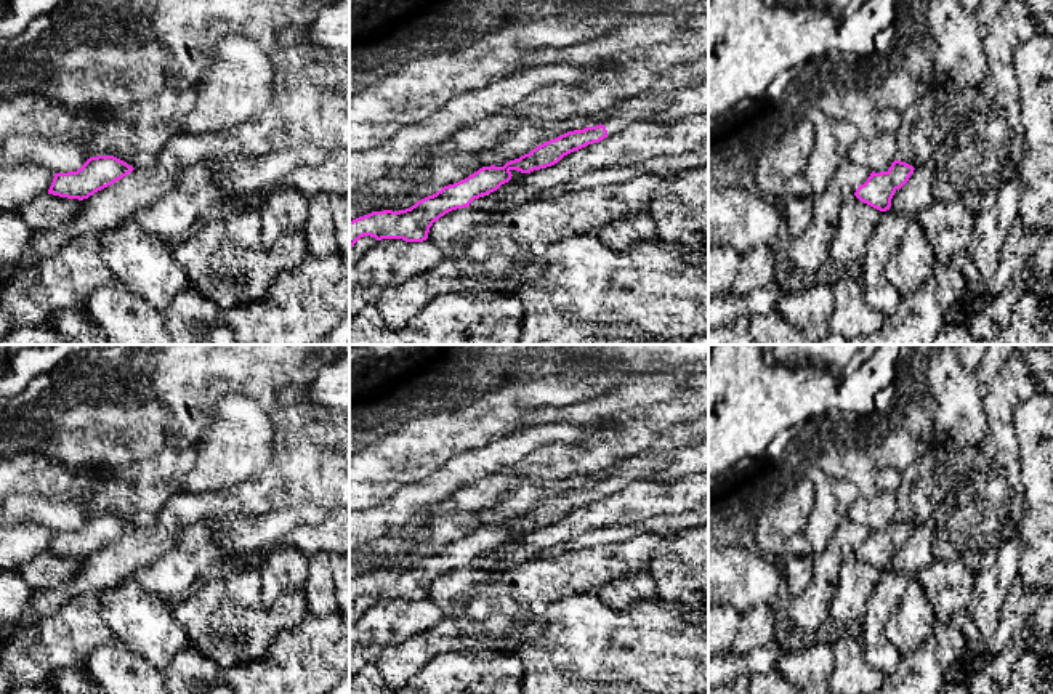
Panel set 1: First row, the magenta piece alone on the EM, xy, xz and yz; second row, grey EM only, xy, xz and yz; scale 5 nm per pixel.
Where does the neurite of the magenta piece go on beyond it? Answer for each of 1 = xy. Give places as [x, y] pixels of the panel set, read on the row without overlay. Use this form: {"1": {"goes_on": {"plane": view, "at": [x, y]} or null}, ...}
{"1": {"goes_on": null}}

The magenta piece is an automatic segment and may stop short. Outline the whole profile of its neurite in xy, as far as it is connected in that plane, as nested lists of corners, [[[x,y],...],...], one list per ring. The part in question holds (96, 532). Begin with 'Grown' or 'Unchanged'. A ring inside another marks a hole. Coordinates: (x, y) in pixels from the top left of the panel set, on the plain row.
Unchanged. [[[114,514],[90,516],[77,531],[54,532],[48,553],[83,559],[133,529]]]

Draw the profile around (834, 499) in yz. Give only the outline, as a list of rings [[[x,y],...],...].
[[[806,458],[798,468],[814,487],[814,506],[803,535],[817,556],[827,548],[837,527],[849,516],[861,494],[856,486],[822,471],[813,458]]]

